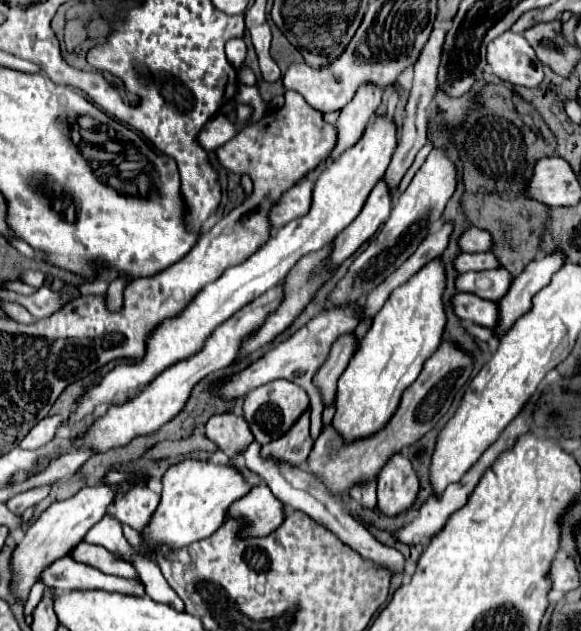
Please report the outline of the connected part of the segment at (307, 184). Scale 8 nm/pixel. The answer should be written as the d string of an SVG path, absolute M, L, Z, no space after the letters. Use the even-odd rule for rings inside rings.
M313 177L299 181L295 187L291 187L279 203L271 209L271 227L273 231L287 225L289 221L303 217L311 209L311 191L313 191Z

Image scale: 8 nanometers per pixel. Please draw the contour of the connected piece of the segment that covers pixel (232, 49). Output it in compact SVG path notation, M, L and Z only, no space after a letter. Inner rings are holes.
M229 39L227 45L225 45L225 53L227 53L227 59L233 63L233 67L239 67L245 59L245 43L243 39Z

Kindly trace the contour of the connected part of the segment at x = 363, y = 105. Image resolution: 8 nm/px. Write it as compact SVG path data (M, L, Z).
M363 83L351 103L341 109L339 121L337 121L337 147L331 155L331 161L339 157L345 149L355 145L359 137L363 135L365 125L375 115L375 109L381 103L381 87L375 87L375 83Z

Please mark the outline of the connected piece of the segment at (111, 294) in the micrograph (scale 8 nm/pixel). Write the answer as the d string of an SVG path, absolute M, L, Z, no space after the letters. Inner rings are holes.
M117 277L109 283L107 289L107 307L111 307L111 311L121 311L123 309L123 291L125 291L125 277Z

